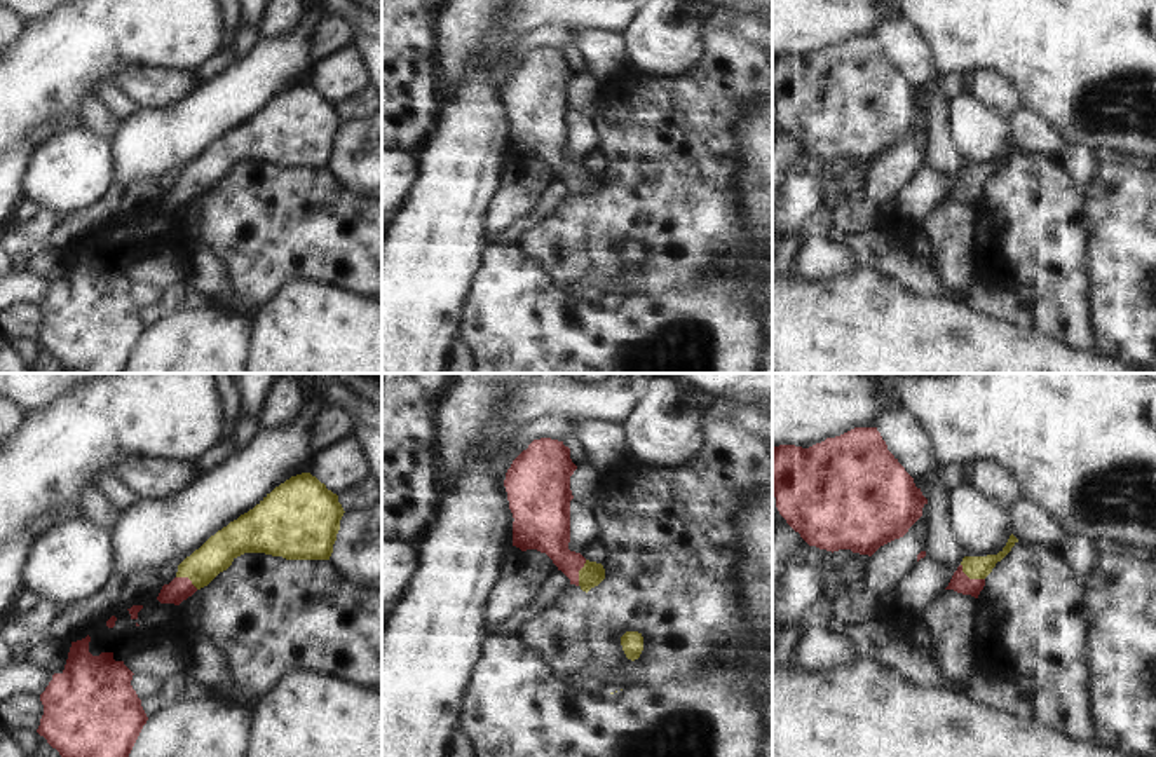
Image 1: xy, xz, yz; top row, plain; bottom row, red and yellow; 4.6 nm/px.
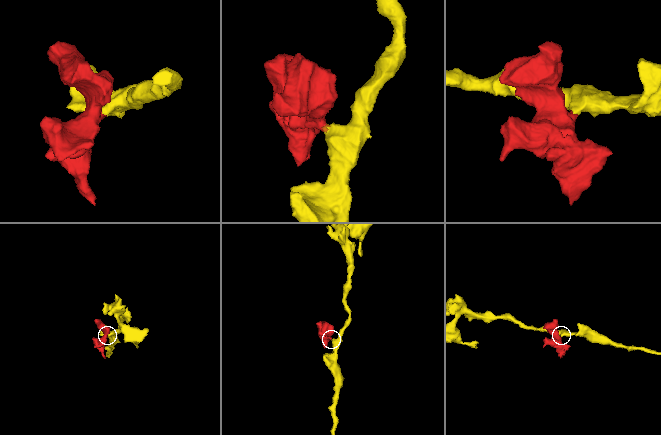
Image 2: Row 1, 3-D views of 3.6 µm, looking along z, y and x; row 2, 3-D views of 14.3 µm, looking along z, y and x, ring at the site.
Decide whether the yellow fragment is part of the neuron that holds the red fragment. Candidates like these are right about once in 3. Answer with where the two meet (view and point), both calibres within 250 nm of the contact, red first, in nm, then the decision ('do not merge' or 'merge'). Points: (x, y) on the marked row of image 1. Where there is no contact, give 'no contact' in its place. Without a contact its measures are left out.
contact yz (968, 578); calibres 90 and 110 nm; merge

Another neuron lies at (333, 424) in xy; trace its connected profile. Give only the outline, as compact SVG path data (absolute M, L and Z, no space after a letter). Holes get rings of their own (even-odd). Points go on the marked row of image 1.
M326 406L316 417L314 448L324 452L356 434L354 417L342 406Z

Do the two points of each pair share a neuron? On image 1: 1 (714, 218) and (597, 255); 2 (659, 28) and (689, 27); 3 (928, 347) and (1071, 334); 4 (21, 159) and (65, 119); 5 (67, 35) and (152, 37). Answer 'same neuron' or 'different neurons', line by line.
1: same neuron
2: same neuron
3: different neurons
4: same neuron
5: same neuron

